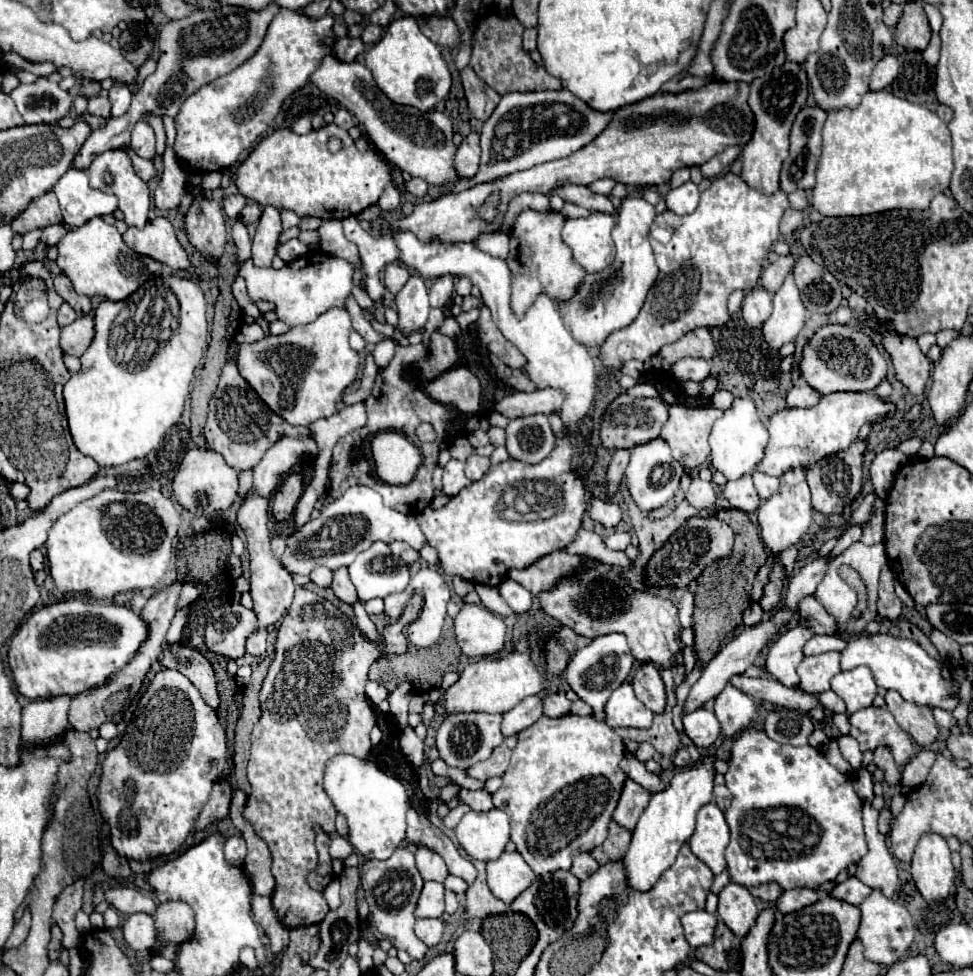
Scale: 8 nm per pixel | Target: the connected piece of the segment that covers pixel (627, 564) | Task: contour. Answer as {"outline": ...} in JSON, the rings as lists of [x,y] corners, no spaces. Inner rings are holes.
{"outline":[[[581,528],[577,534],[575,534],[575,540],[561,548],[565,550],[567,554],[581,554],[581,556],[591,556],[591,558],[597,558],[597,560],[603,560],[607,564],[613,564],[613,566],[619,566],[623,570],[629,570],[633,566],[633,562],[623,554],[623,552],[615,552],[615,550],[609,550],[603,542],[603,538],[595,532],[589,532],[585,528]]]}

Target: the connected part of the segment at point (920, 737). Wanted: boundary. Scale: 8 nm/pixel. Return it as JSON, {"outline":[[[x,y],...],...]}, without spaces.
{"outline":[[[889,690],[885,694],[885,702],[889,712],[895,716],[897,724],[913,736],[913,740],[919,746],[931,746],[937,740],[939,728],[933,718],[933,712],[929,706],[919,706],[913,702],[907,702],[899,692]]]}

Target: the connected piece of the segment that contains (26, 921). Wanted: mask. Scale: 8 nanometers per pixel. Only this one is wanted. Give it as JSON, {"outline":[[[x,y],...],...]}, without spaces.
{"outline":[[[25,908],[25,910],[23,910],[23,916],[21,916],[21,920],[15,924],[13,934],[9,936],[5,948],[17,948],[17,946],[27,938],[29,928],[31,928],[31,912],[29,912],[29,908]]]}

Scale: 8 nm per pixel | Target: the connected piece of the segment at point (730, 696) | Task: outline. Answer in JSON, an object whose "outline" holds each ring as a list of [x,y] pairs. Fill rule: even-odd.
{"outline":[[[723,690],[715,698],[715,716],[721,722],[723,736],[733,738],[743,728],[751,726],[757,720],[759,712],[749,696],[741,696],[737,690]]]}

